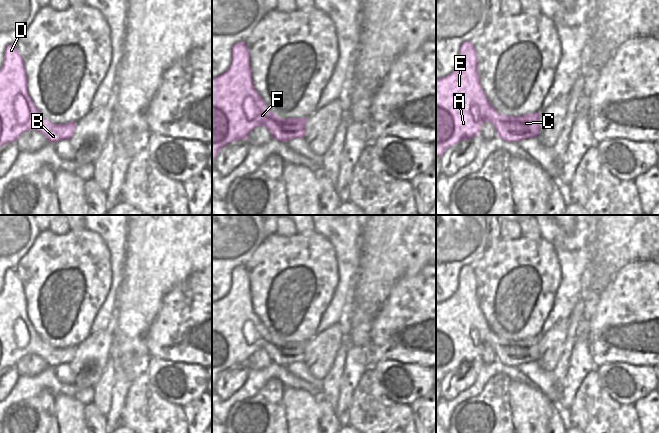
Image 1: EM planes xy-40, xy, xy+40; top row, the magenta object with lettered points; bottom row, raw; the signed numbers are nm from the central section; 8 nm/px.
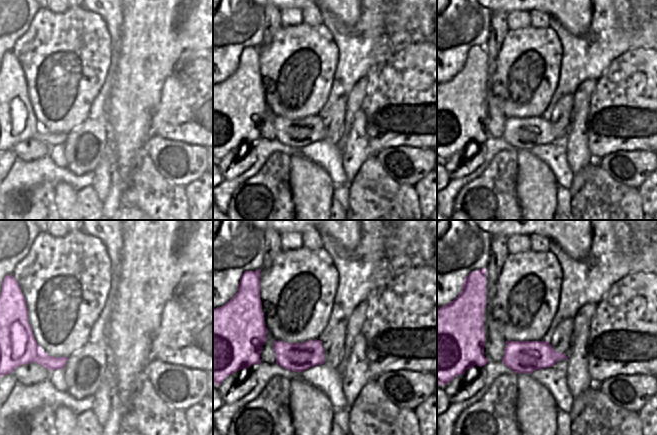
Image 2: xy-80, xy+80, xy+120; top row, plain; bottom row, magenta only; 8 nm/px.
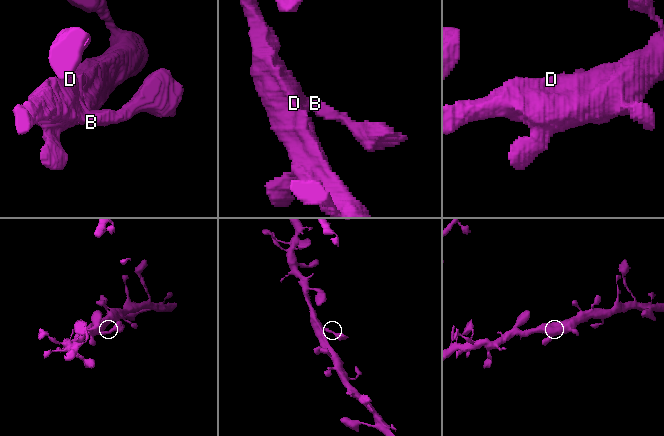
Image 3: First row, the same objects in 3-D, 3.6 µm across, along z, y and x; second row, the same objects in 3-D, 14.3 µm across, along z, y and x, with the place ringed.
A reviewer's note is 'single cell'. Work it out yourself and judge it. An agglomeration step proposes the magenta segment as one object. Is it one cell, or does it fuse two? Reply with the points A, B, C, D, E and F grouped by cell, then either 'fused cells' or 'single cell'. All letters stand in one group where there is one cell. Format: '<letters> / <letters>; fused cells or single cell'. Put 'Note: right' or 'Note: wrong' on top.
Note: right
A B C D E F; single cell

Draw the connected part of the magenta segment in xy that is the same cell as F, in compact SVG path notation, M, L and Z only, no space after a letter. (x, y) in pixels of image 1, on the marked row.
M238 42L231 49L231 65L226 72L212 78L212 160L226 145L238 140L247 140L249 133L258 126L264 126L271 136L288 142L294 138L303 138L307 118L278 118L265 104L253 87L249 51L245 42Z

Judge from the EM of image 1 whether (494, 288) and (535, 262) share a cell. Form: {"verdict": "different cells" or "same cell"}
{"verdict": "same cell"}

